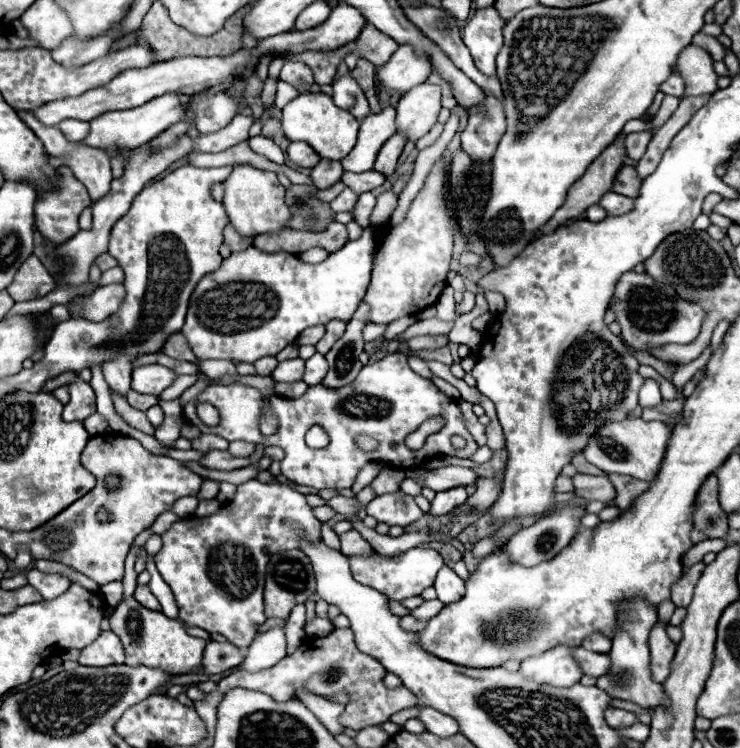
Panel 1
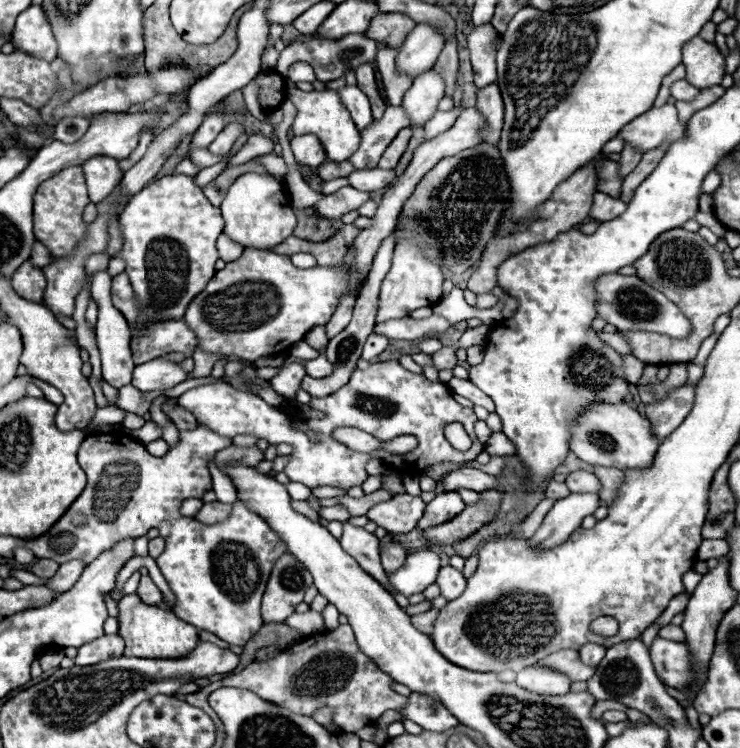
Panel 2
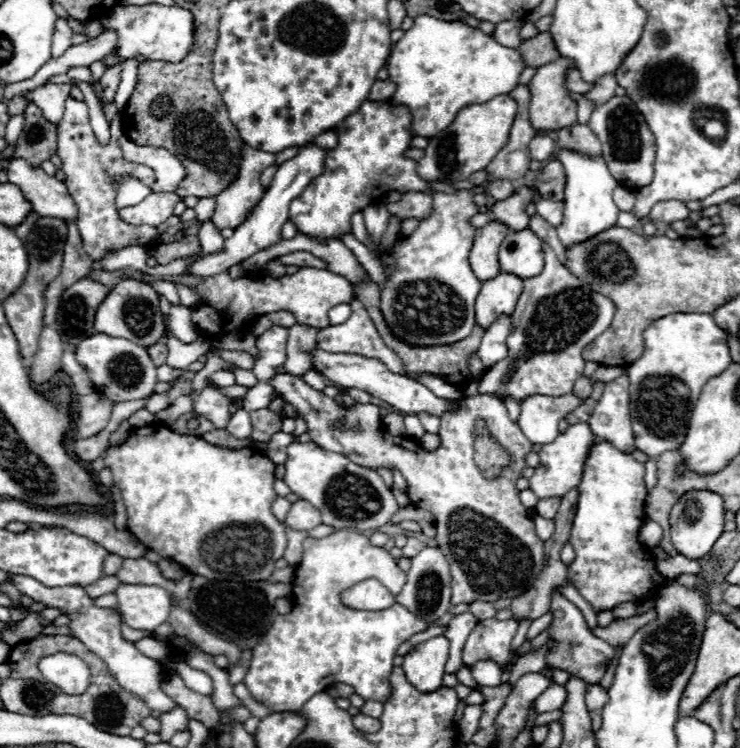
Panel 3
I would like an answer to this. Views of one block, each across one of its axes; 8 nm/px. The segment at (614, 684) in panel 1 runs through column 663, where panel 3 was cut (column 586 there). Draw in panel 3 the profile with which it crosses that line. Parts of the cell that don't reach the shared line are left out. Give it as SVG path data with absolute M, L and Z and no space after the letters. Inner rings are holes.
M590 684L586 688L586 706L592 716L592 730L596 732L602 726L602 708L608 702L608 694L600 684Z

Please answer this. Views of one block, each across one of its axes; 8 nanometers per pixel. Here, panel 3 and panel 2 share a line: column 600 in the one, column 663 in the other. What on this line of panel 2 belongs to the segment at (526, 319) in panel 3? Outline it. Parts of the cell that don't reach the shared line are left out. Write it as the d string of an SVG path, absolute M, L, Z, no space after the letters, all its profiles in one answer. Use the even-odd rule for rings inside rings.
M604 274L594 282L594 290L596 290L596 318L604 318L618 330L646 330L668 334L672 338L686 338L692 332L692 326L688 318L680 312L680 308L674 302L670 302L662 292L642 282L638 276Z

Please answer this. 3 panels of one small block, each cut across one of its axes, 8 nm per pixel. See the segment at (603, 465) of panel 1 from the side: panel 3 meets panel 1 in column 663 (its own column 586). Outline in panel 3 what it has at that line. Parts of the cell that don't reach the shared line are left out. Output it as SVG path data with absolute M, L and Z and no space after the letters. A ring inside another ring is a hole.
M580 422L570 426L564 434L560 434L554 442L542 446L538 452L540 456L540 466L534 470L534 476L530 478L530 490L542 500L550 496L564 496L568 490L576 488L582 482L582 472L586 458L590 454L590 448L598 442L598 438L592 434L588 422Z

